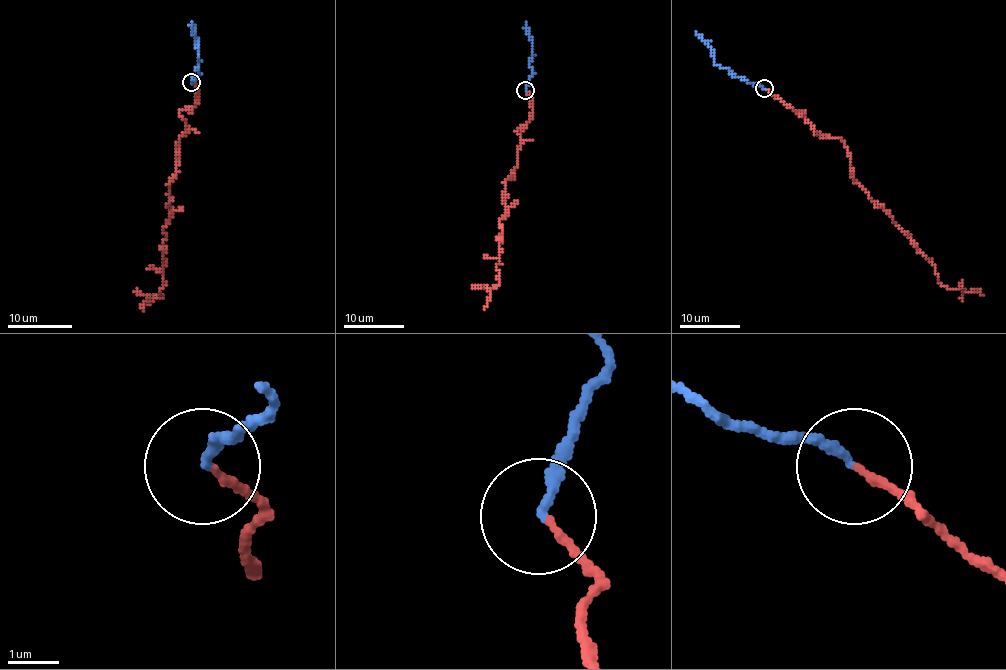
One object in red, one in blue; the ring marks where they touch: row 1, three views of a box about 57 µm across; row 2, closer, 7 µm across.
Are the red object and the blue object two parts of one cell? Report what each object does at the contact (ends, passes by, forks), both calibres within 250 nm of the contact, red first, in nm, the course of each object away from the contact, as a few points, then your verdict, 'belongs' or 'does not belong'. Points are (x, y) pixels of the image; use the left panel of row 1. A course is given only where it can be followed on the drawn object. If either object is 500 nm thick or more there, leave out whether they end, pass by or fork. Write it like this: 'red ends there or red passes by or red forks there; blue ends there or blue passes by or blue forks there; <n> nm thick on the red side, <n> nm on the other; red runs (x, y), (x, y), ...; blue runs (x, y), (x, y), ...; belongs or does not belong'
red ends there; blue ends there; 140 nm thick on the red side, 170 nm on the other; red runs (191, 83), (198, 101), (178, 114), (188, 128), (168, 183), (162, 297), (147, 305); blue runs (191, 83), (199, 75), (196, 70), (198, 42), (191, 21); belongs

